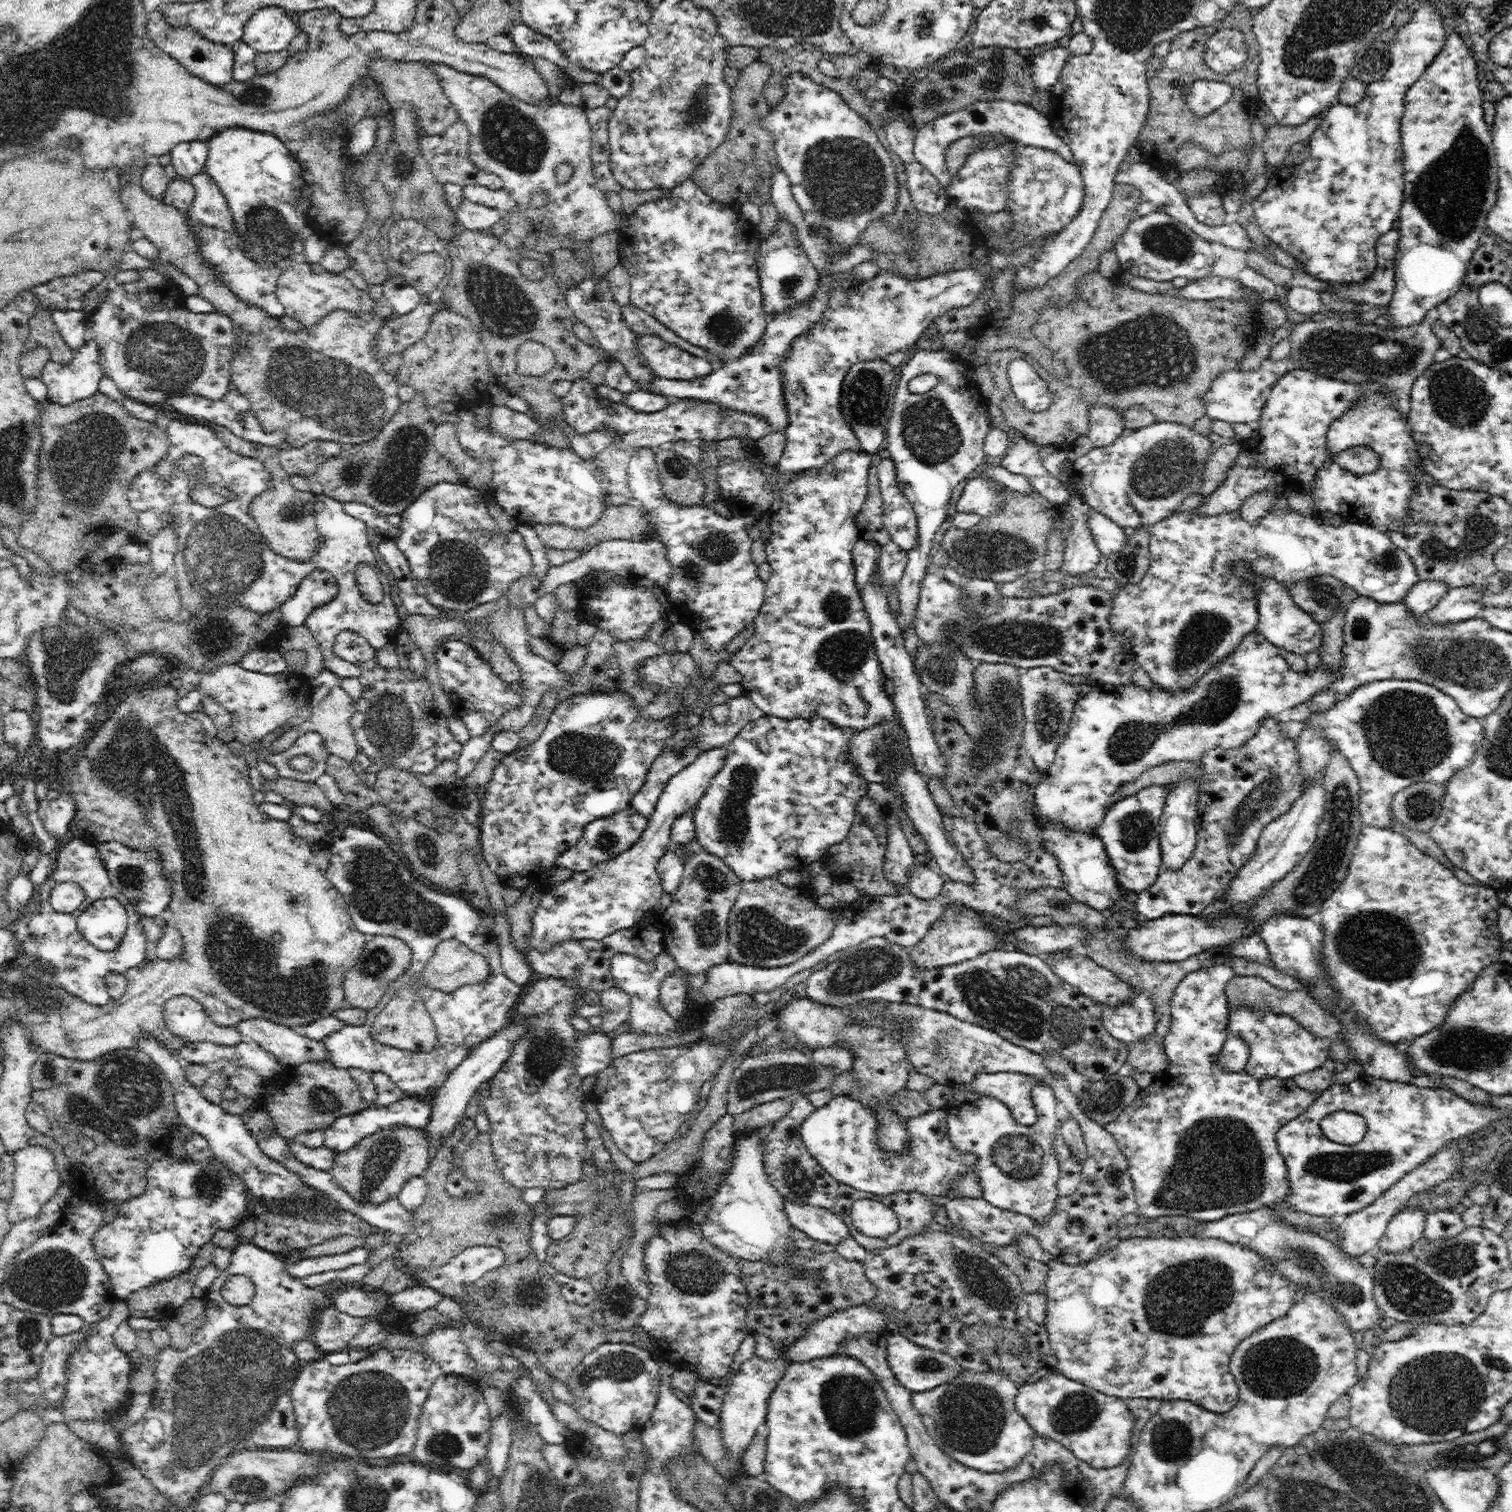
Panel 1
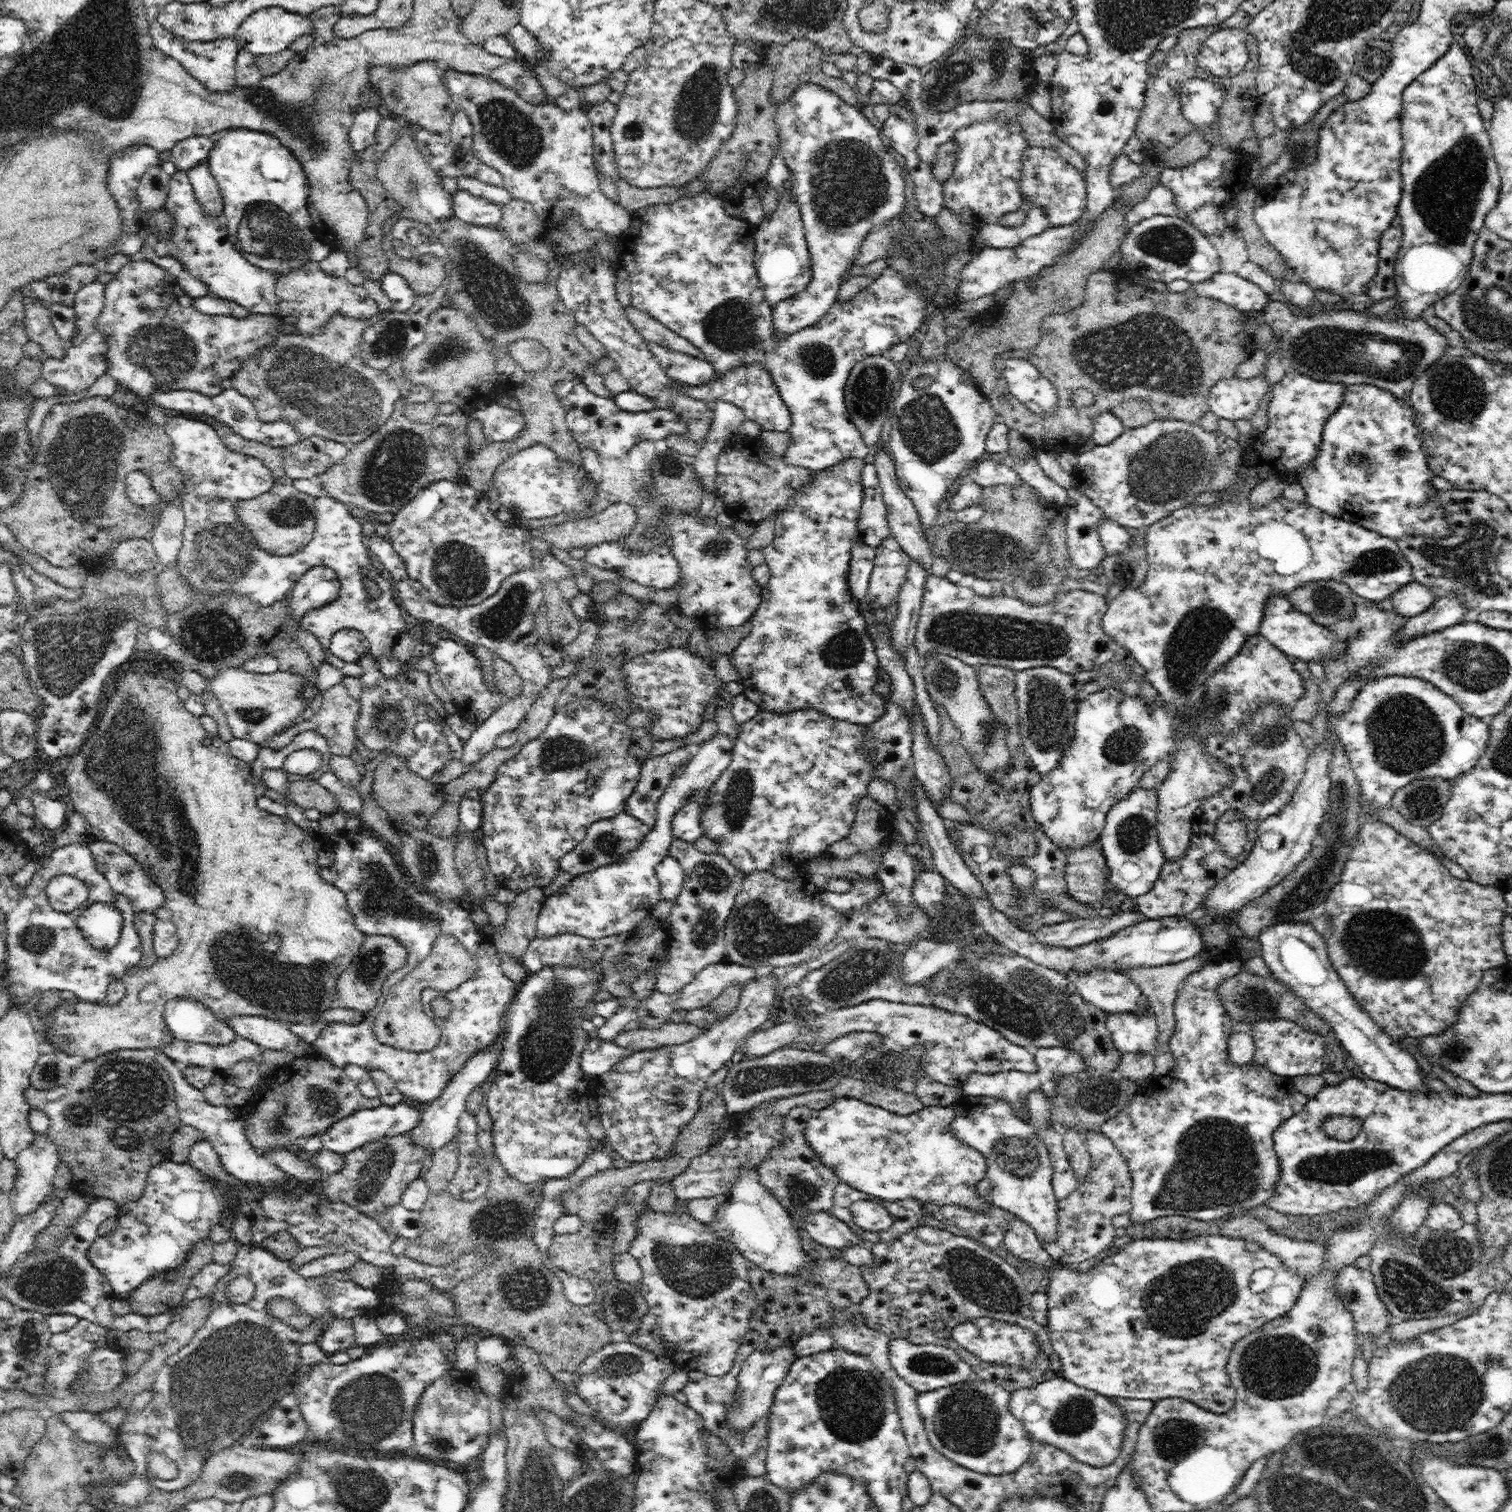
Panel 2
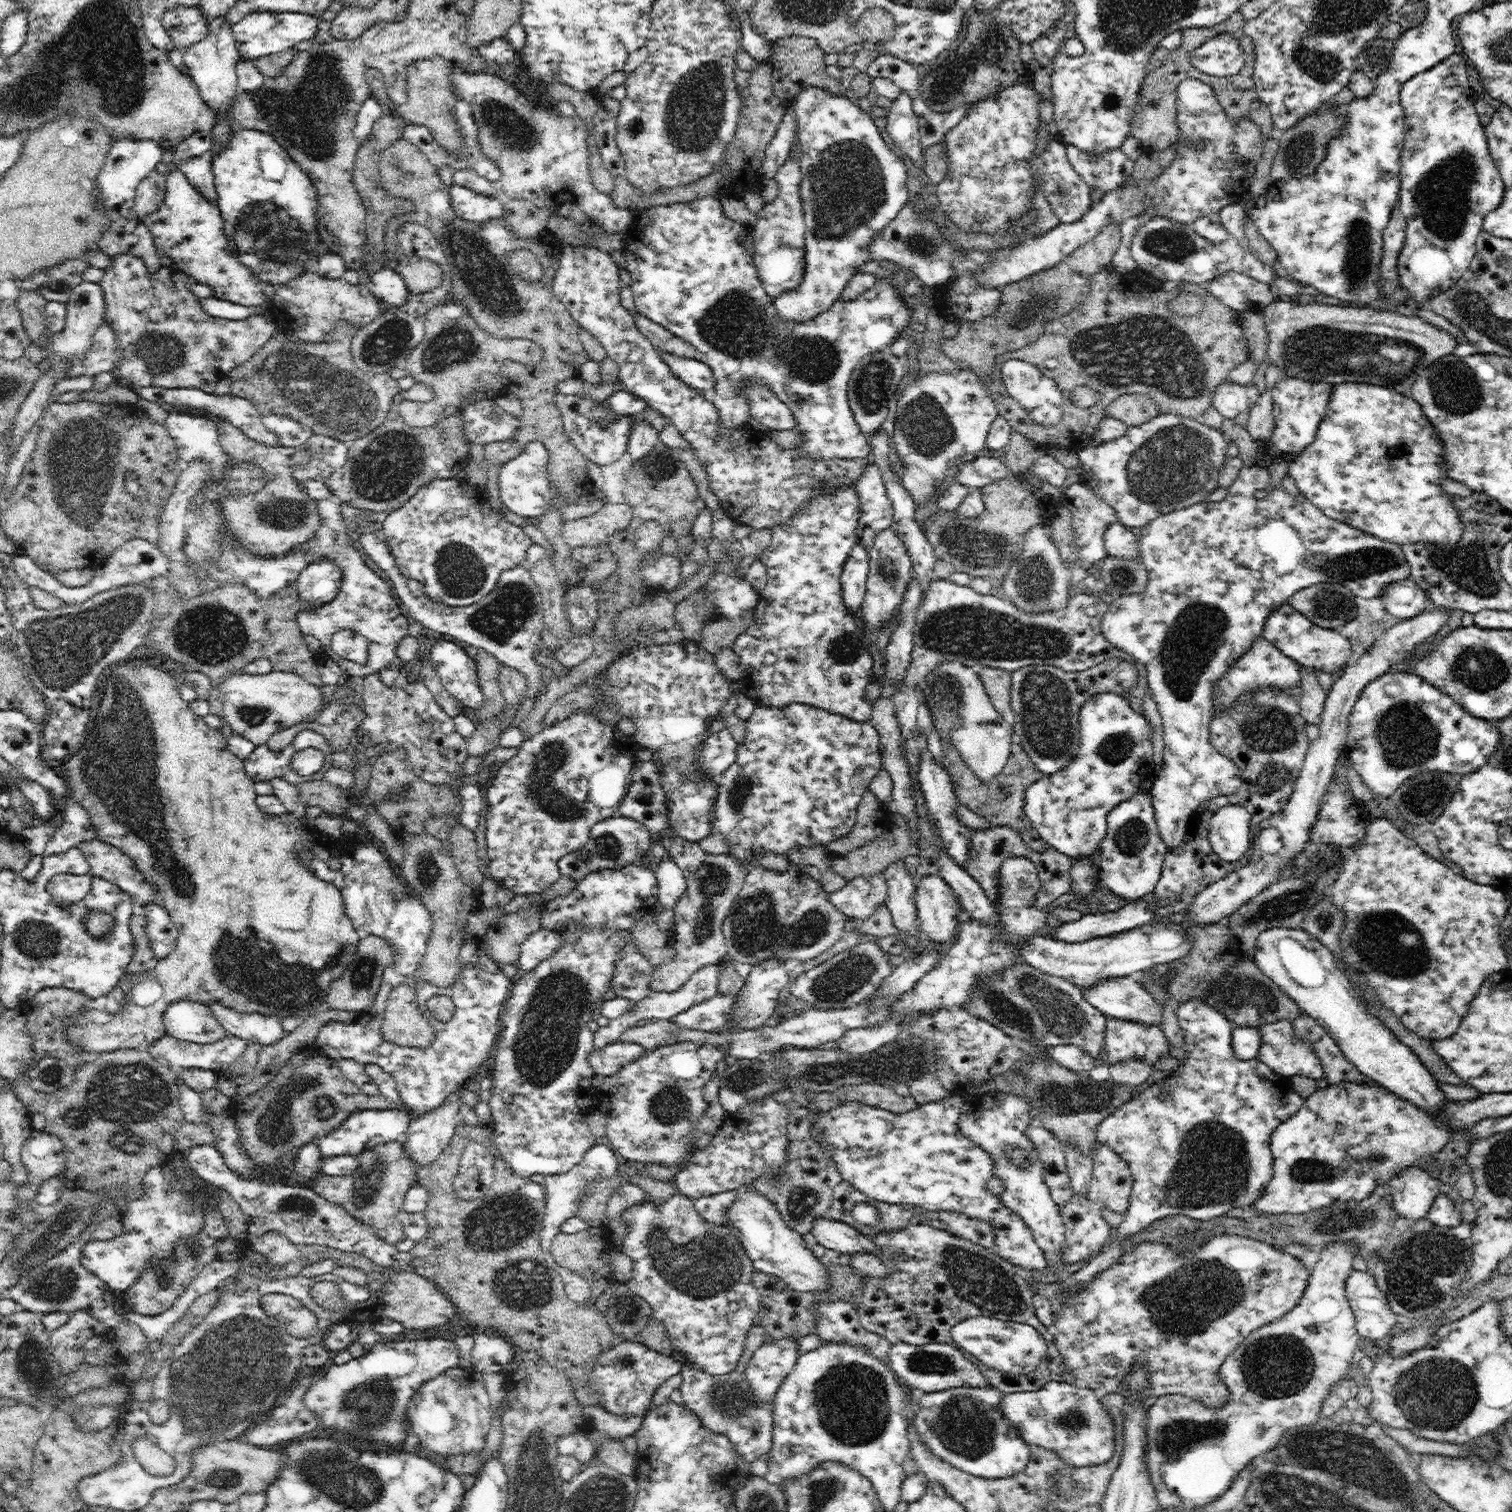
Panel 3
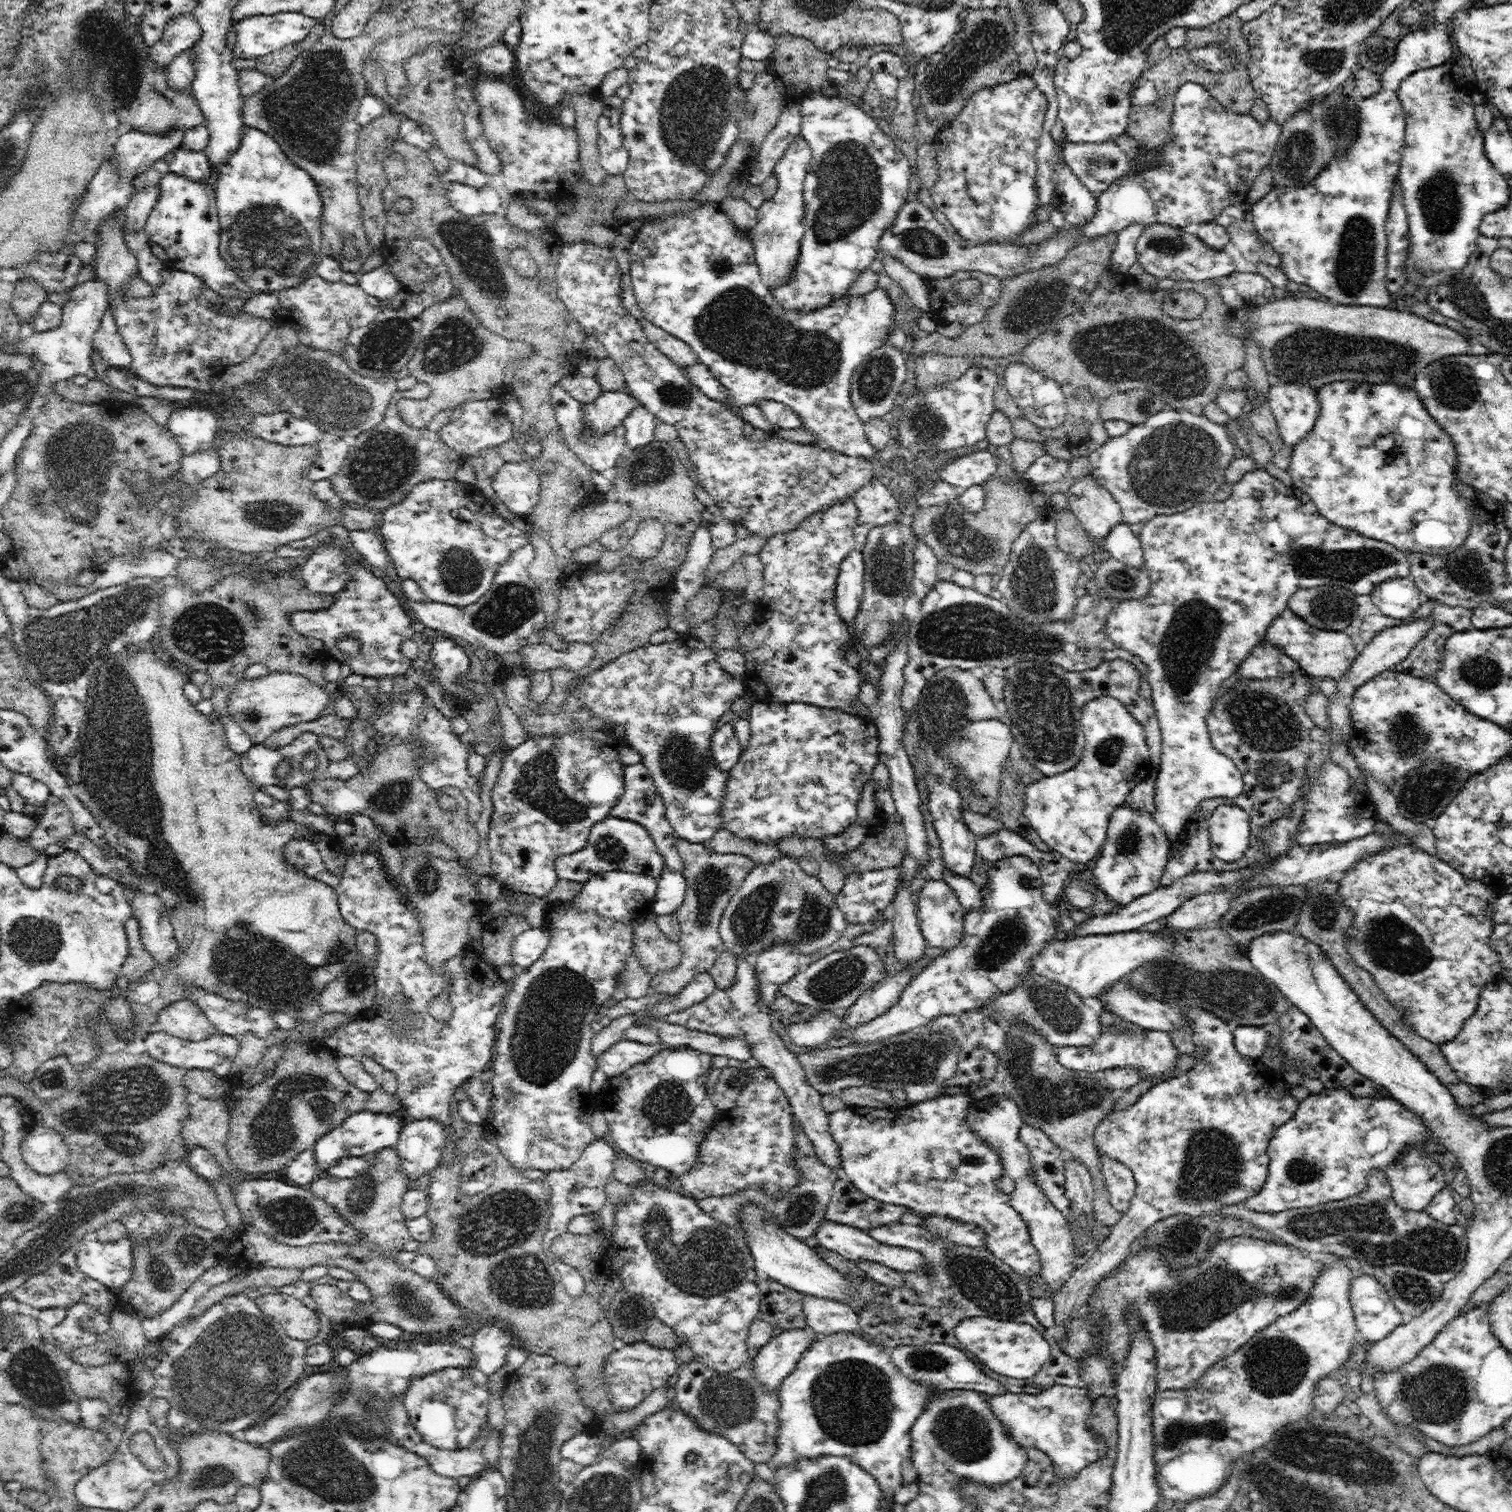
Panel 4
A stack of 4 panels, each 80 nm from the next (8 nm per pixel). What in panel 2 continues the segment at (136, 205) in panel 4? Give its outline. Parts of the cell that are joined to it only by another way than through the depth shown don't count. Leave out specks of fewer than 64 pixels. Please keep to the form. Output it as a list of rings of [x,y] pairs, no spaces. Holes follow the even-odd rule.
[[[160,163],[148,168],[142,175],[137,188],[137,199],[143,212],[164,206],[170,178]]]

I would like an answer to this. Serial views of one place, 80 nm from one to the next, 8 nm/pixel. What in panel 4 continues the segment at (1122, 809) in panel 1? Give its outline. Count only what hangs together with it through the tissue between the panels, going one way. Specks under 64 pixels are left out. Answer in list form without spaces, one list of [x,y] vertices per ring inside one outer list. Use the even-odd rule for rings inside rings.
[[[1120,805],[1109,818],[1106,842],[1087,868],[1087,875],[1114,902],[1115,910],[1122,908],[1159,886],[1172,846],[1175,845],[1165,836],[1150,812]]]

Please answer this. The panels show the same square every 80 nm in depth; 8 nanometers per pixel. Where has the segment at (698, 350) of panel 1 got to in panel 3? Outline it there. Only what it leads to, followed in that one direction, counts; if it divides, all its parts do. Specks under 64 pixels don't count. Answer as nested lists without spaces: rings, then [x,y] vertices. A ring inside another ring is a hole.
[[[633,314],[638,330],[657,348],[658,351],[670,353],[675,357],[696,358],[697,350],[682,338],[678,338],[666,328],[656,324],[648,317],[640,314]]]

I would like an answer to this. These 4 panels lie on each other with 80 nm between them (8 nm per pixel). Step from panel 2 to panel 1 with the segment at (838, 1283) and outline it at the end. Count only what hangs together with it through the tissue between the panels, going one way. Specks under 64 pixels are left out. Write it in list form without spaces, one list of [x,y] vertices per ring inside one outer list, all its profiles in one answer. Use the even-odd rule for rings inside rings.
[[[794,1249],[790,1262],[783,1265],[772,1265],[770,1261],[740,1261],[739,1274],[750,1295],[746,1325],[750,1331],[770,1338],[776,1348],[785,1350],[802,1338],[815,1320],[835,1310],[871,1302],[876,1296],[876,1286],[864,1270],[862,1261],[848,1260],[838,1251],[804,1254]]]

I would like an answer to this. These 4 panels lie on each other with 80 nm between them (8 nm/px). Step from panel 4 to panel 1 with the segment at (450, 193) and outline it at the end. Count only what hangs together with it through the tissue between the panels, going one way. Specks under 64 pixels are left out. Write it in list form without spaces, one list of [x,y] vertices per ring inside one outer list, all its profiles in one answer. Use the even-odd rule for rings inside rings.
[[[464,200],[454,212],[457,221],[472,231],[491,231],[491,227],[499,222],[501,214],[482,201]]]

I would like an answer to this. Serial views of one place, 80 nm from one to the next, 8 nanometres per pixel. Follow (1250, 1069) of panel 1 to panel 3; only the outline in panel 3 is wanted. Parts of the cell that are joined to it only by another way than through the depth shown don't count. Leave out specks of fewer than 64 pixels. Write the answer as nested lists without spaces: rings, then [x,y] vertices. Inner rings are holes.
[[[1288,1019],[1257,1027],[1261,1034],[1261,1050],[1257,1059],[1274,1073],[1286,1077],[1302,1075],[1318,1081],[1323,1078],[1323,1067],[1312,1043],[1304,1043],[1294,1035]]]

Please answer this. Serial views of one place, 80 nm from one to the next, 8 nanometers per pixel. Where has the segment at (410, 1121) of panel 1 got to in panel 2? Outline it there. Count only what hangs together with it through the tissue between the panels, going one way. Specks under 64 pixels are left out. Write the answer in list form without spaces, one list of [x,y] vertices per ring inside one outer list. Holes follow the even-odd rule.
[[[400,1101],[394,1106],[380,1104],[374,1109],[358,1110],[346,1118],[342,1118],[328,1131],[320,1134],[320,1140],[324,1148],[343,1155],[360,1148],[360,1145],[374,1142],[380,1137],[410,1133],[421,1122],[422,1114],[421,1109],[414,1108],[406,1101]]]

